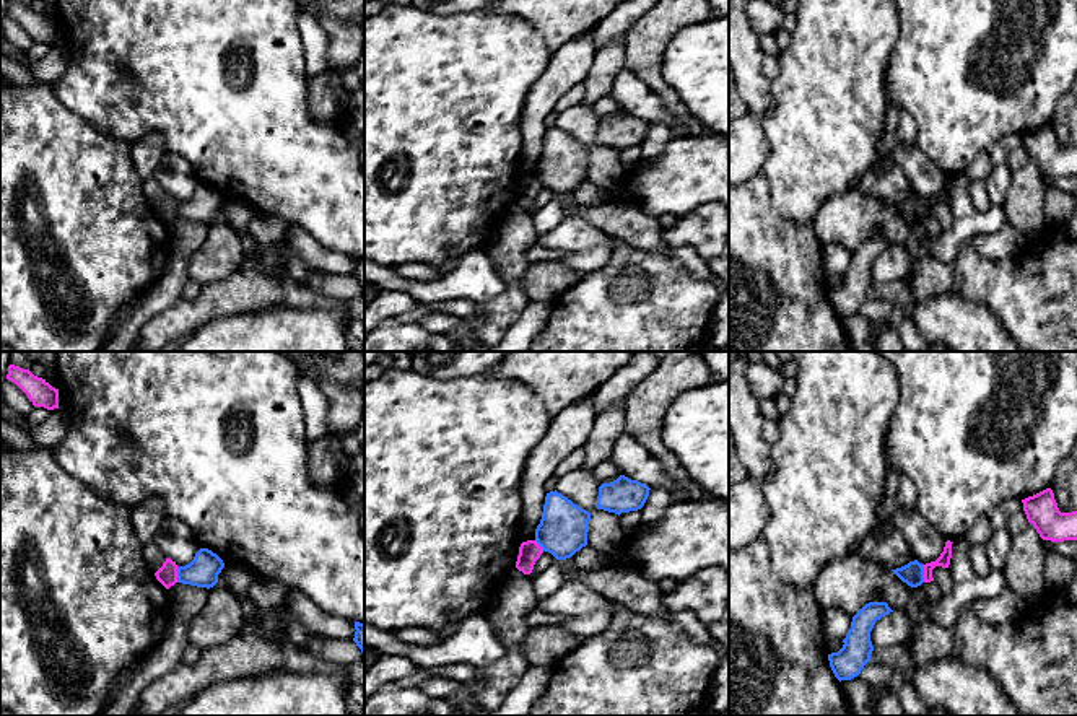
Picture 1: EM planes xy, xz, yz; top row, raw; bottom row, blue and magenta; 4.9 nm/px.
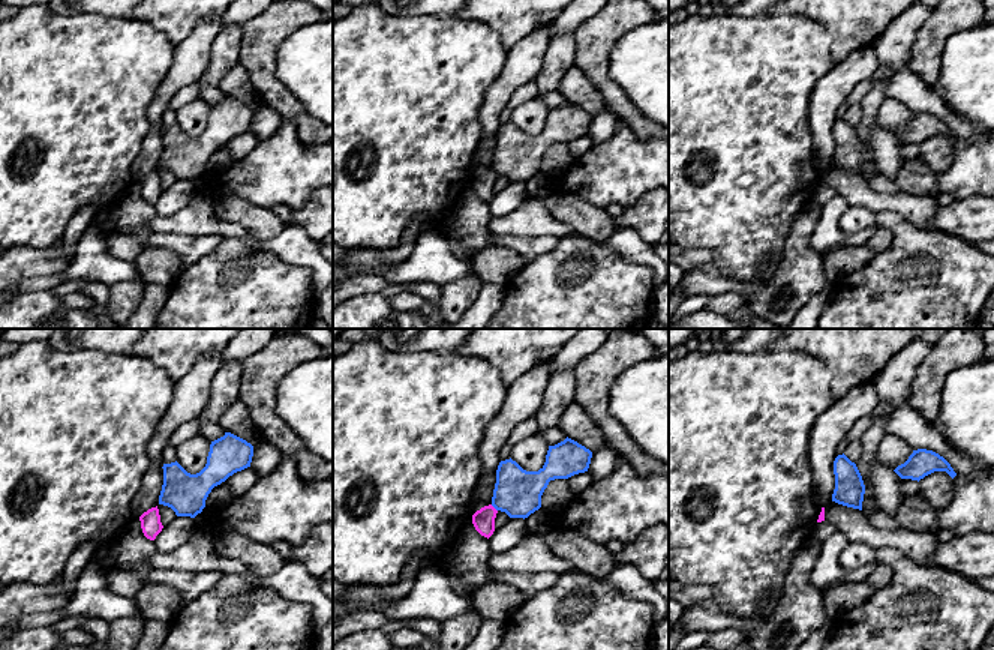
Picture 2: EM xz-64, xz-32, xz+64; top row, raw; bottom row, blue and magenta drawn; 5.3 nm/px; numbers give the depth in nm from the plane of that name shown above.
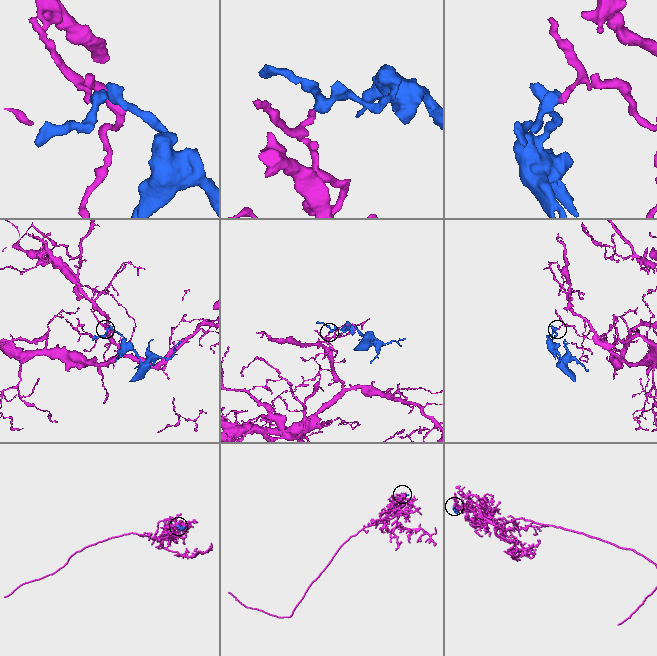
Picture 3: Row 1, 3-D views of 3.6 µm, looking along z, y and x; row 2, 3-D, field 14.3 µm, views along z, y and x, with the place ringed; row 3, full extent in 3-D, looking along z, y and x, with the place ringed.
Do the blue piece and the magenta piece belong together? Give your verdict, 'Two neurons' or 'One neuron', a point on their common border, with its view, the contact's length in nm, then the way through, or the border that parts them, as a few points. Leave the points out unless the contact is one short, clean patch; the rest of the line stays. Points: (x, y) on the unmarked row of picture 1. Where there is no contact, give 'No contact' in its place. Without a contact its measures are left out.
Two neurons. Touches blue at yz (923, 209). Shared border 90 nm. Boundary: yz (921, 200), (924, 217)

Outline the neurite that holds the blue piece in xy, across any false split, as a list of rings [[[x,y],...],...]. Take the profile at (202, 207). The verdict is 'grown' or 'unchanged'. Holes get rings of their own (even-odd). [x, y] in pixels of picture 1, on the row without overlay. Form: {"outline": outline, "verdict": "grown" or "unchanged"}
{"outline": [[[200,184],[185,202],[177,202],[177,218],[197,223],[213,223],[225,203],[223,195],[208,184]]], "verdict": "unchanged"}

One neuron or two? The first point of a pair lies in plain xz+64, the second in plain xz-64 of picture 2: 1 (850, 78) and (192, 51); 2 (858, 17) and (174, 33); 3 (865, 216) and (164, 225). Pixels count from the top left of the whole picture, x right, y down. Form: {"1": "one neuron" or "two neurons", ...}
{"1": "one neuron", "2": "one neuron", "3": "one neuron"}

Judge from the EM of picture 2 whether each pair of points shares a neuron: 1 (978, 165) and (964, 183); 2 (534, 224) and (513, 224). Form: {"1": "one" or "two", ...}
{"1": "one", "2": "one"}

